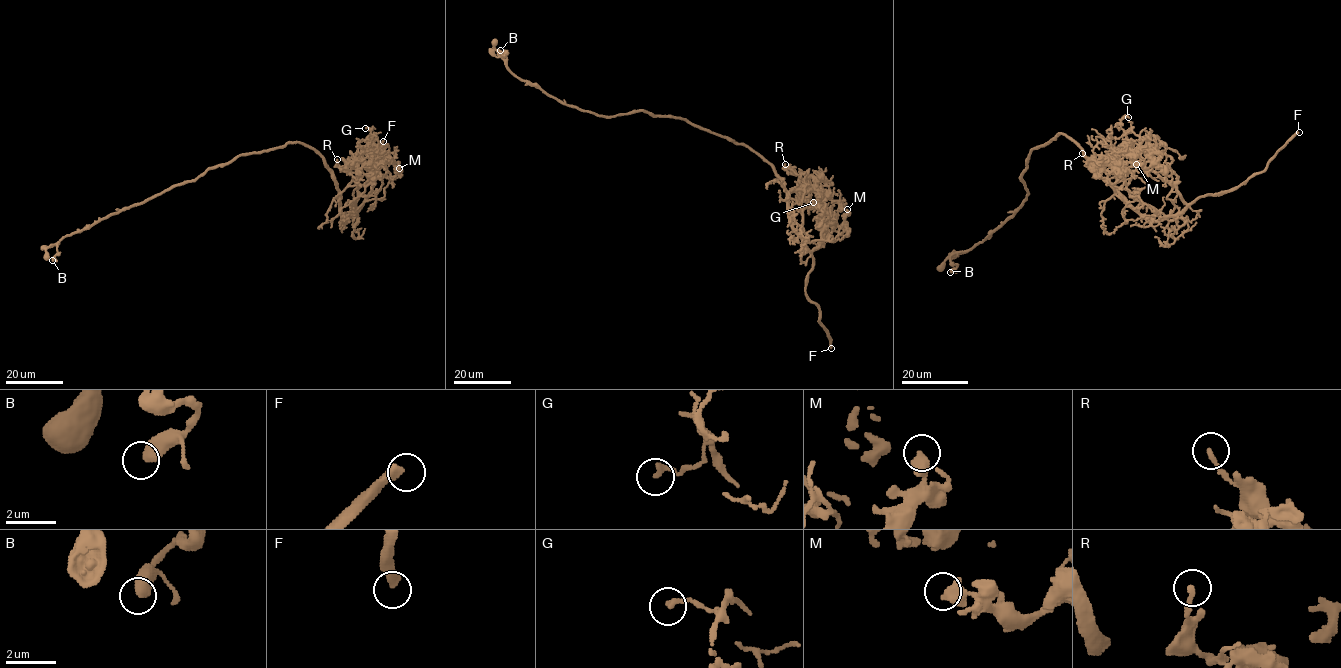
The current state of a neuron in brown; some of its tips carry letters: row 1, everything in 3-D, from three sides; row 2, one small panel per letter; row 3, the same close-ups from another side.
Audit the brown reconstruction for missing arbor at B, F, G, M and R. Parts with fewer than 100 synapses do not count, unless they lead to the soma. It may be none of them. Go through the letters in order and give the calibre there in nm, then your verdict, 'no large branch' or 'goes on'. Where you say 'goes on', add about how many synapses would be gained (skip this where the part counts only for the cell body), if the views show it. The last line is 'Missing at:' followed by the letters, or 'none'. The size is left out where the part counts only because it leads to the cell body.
B: calibre 500 nm; no large branch
F: calibre 400 nm; goes on; 200 synapses
G: calibre 220 nm; no large branch
M: calibre 550 nm; no large branch
R: calibre 180 nm; no large branch
Missing at: F

